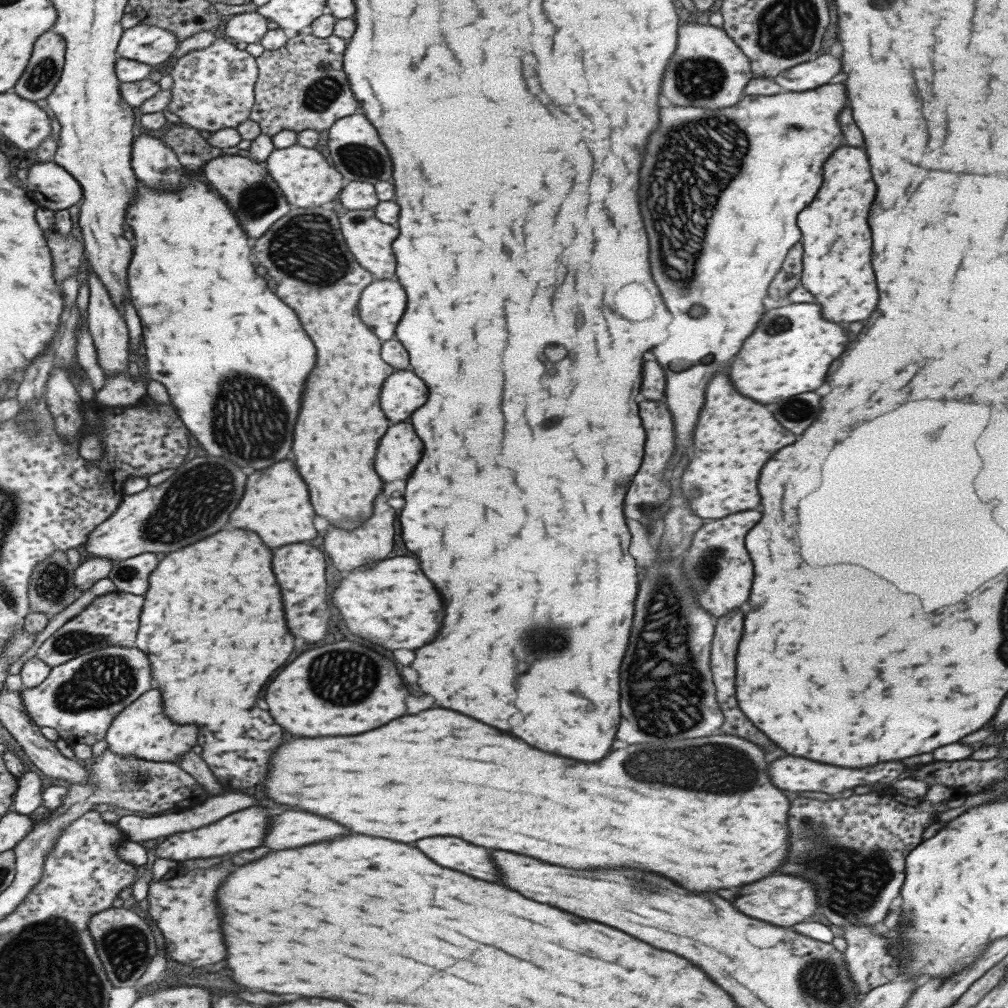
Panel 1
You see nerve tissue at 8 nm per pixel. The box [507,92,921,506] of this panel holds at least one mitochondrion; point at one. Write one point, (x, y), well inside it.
(673, 205)

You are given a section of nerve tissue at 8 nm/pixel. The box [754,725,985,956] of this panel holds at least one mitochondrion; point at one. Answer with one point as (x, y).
(852, 881)

